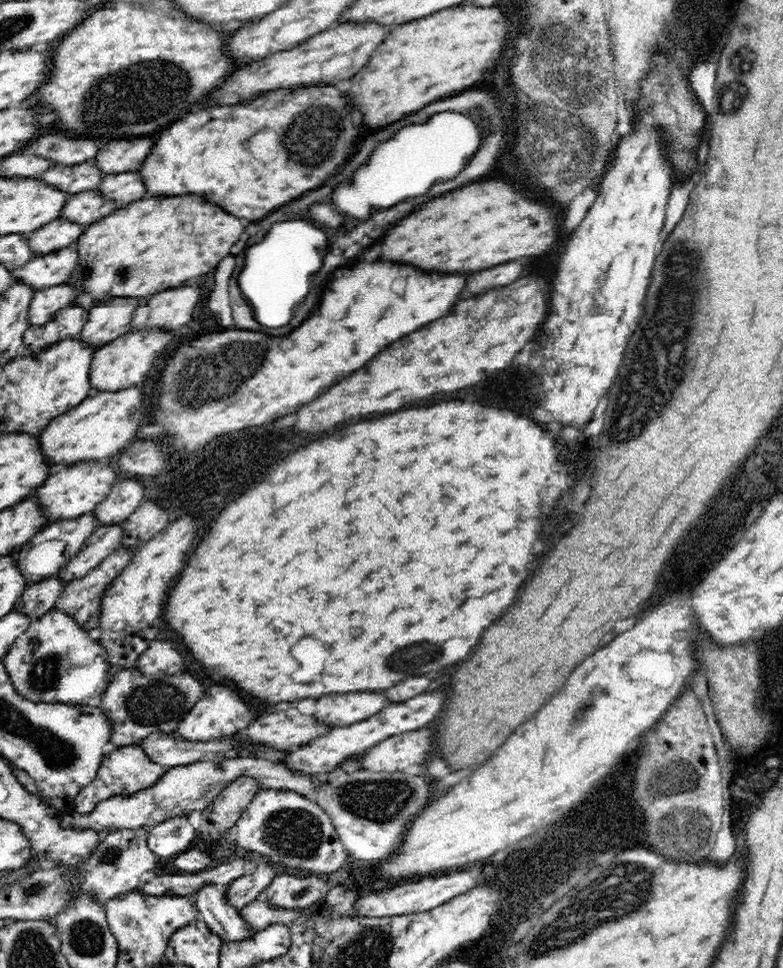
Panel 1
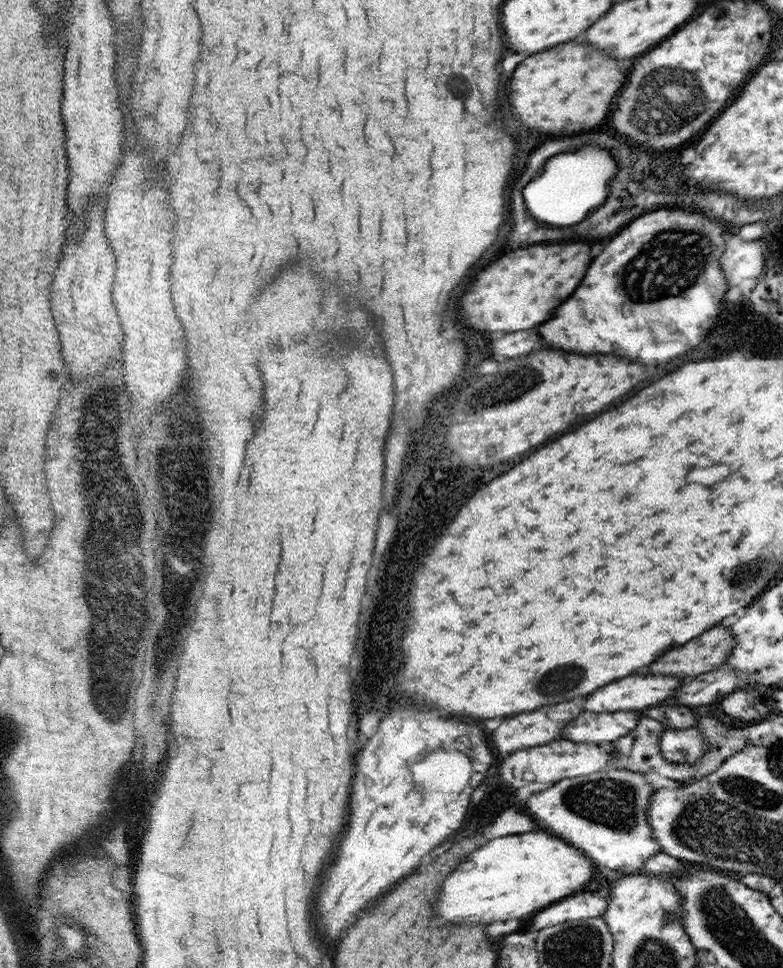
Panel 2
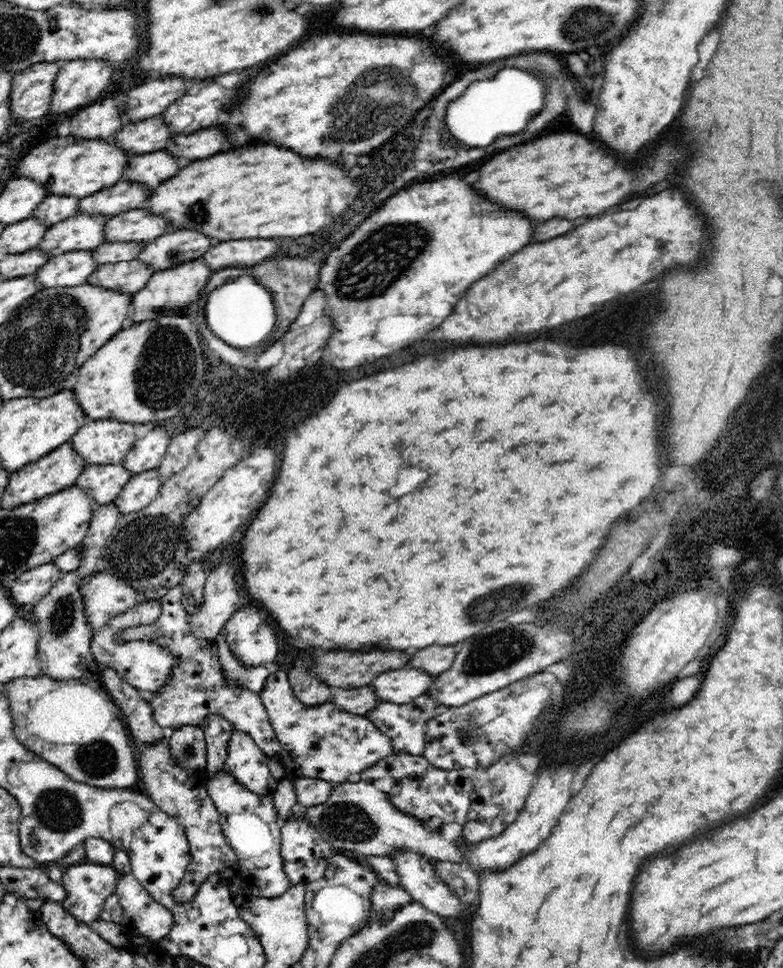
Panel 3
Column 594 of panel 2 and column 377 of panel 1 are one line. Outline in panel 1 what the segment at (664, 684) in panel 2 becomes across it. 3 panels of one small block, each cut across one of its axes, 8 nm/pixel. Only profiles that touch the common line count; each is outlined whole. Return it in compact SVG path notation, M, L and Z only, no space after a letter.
M380 691L321 696L315 703L314 718L320 726L345 727L369 719L389 703Z

